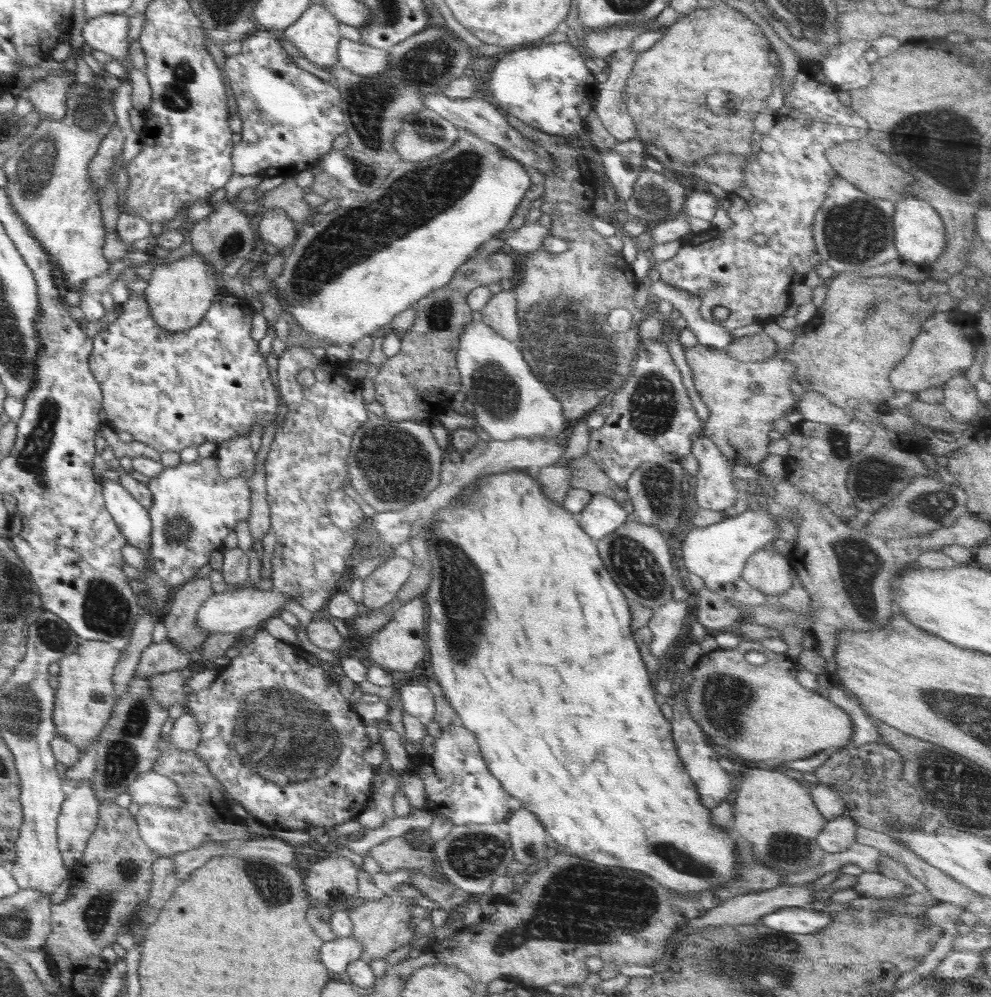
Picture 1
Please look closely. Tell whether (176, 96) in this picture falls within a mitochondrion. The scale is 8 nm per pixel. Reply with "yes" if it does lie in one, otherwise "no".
yes

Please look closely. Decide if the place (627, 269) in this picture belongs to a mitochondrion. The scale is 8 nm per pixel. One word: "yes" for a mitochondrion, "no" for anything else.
no

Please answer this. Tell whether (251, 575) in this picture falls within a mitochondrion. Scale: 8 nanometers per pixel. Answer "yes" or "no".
no

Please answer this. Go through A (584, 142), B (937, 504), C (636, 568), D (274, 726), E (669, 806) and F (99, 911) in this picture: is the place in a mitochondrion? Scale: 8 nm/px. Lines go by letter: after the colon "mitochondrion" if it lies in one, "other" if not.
A: other
B: mitochondrion
C: mitochondrion
D: mitochondrion
E: other
F: mitochondrion

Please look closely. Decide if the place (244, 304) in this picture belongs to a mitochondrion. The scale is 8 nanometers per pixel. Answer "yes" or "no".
no

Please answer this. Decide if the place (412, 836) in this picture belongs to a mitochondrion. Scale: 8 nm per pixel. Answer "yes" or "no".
no

